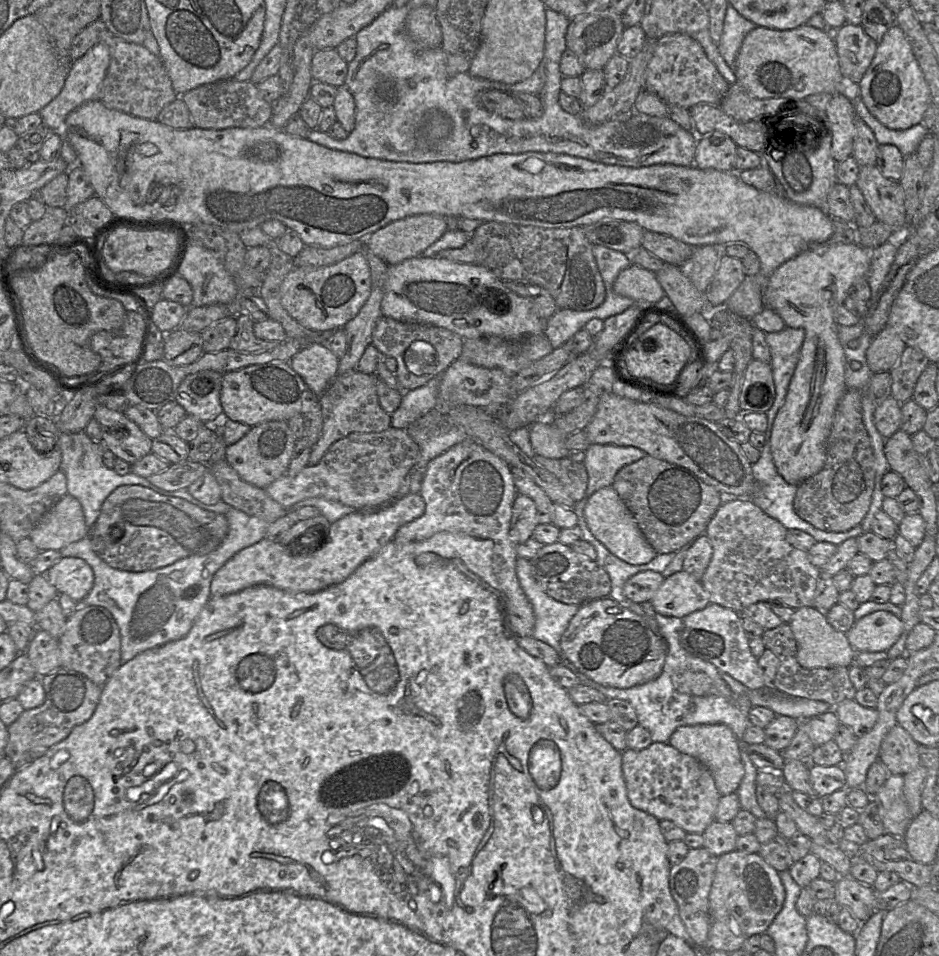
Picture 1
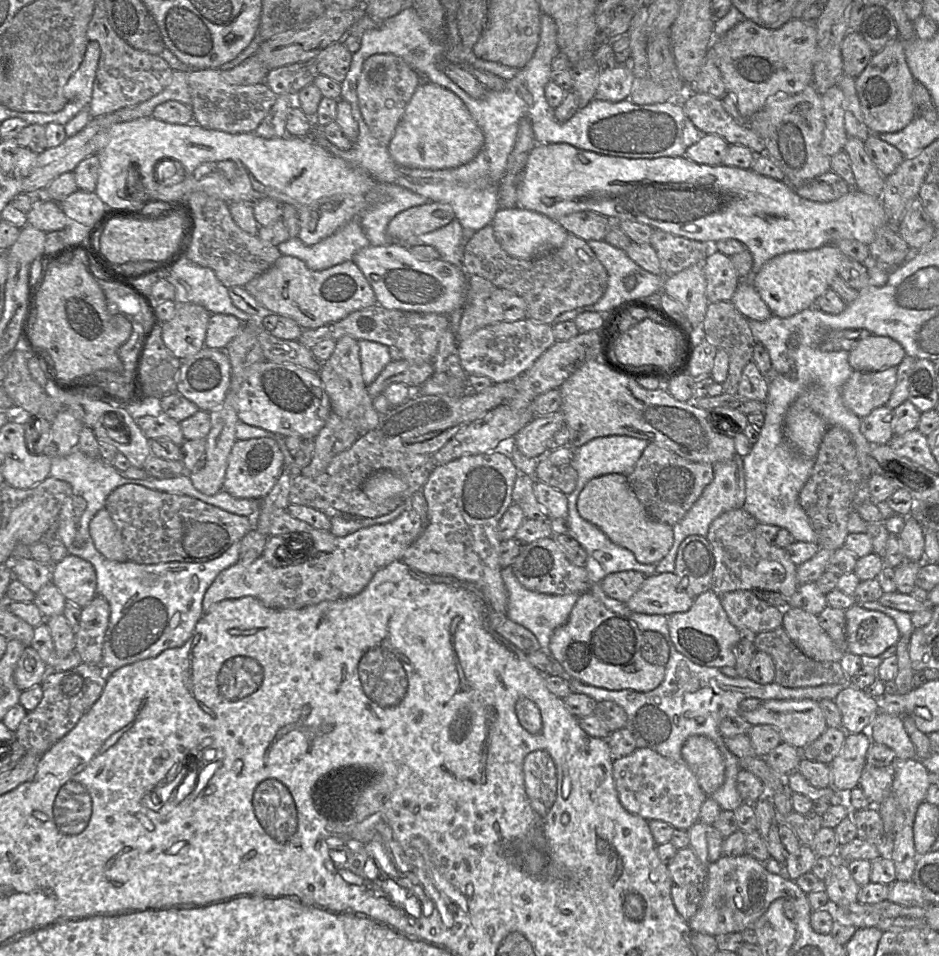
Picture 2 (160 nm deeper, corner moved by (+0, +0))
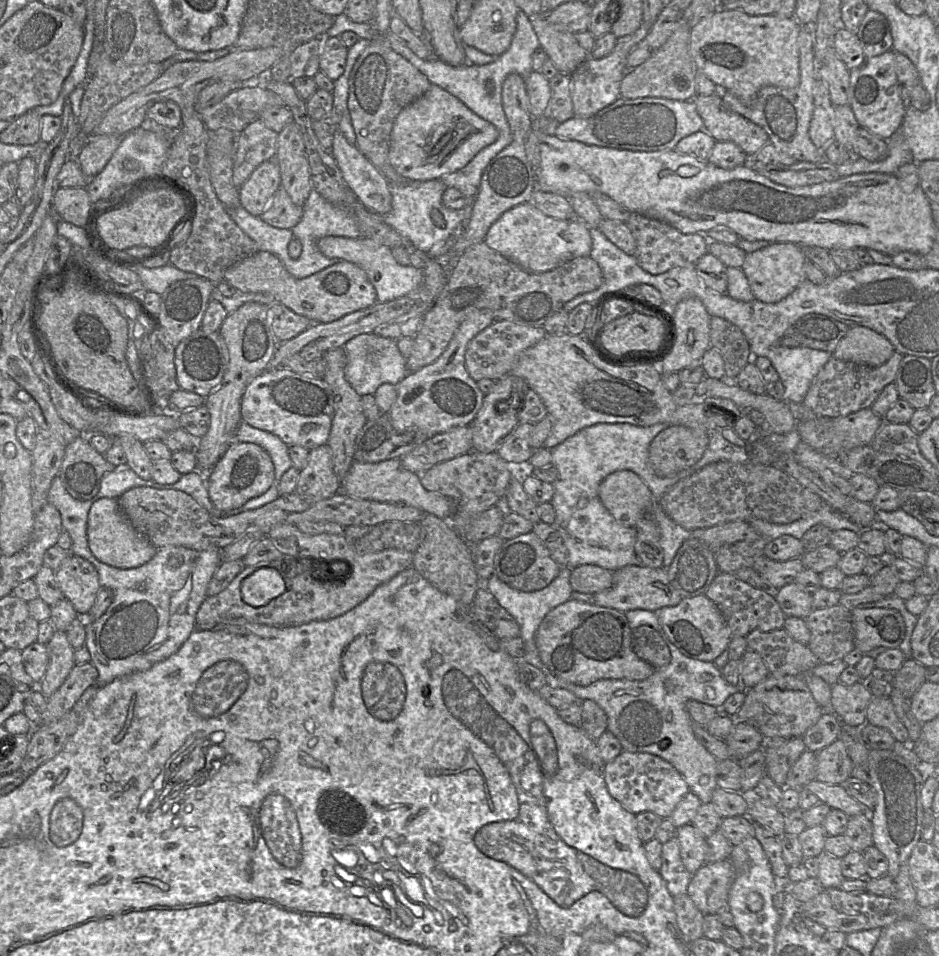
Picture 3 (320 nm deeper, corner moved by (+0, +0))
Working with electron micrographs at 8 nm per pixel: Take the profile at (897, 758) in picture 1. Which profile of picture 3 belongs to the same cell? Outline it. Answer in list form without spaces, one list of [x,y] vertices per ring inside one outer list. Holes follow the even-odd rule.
[[[872,697],[866,711],[866,723],[887,729],[898,742],[910,744],[906,727],[900,721],[889,697]]]

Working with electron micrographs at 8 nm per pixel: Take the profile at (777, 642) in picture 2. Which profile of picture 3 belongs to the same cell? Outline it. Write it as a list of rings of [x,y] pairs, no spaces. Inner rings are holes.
[[[784,628],[769,632],[752,631],[745,638],[748,650],[758,653],[765,662],[769,674],[775,677],[803,675],[811,672],[820,663],[807,645],[794,640]]]

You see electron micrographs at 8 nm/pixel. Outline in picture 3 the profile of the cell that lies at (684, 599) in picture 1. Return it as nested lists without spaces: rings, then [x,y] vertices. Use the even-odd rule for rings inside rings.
[[[625,566],[613,572],[612,585],[594,594],[594,605],[621,612],[642,609],[657,612],[664,607],[676,606],[684,598],[670,583],[666,568]]]

